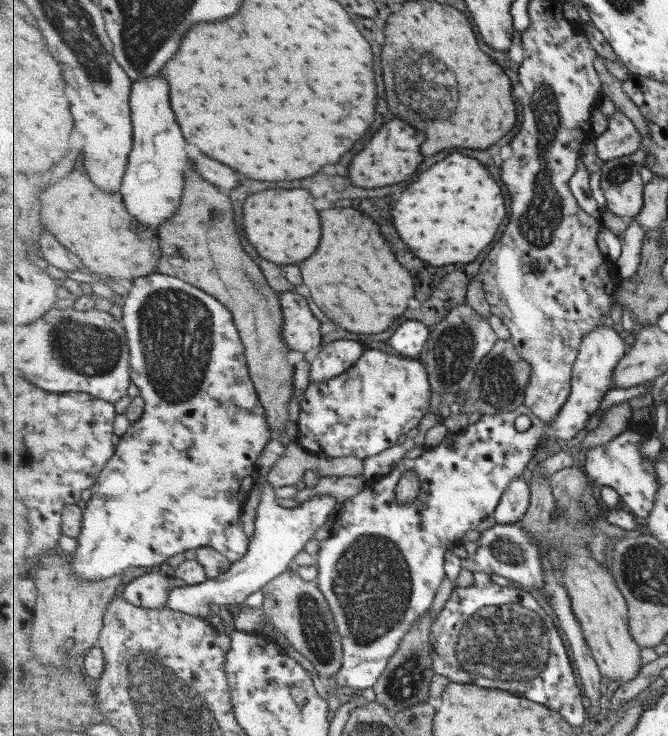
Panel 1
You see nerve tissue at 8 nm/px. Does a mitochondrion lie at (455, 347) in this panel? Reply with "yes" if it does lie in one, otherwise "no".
yes

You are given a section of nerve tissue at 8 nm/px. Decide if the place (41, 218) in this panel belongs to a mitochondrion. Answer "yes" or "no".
no

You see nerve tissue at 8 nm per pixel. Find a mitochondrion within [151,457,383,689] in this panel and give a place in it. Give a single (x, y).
(319, 635)

